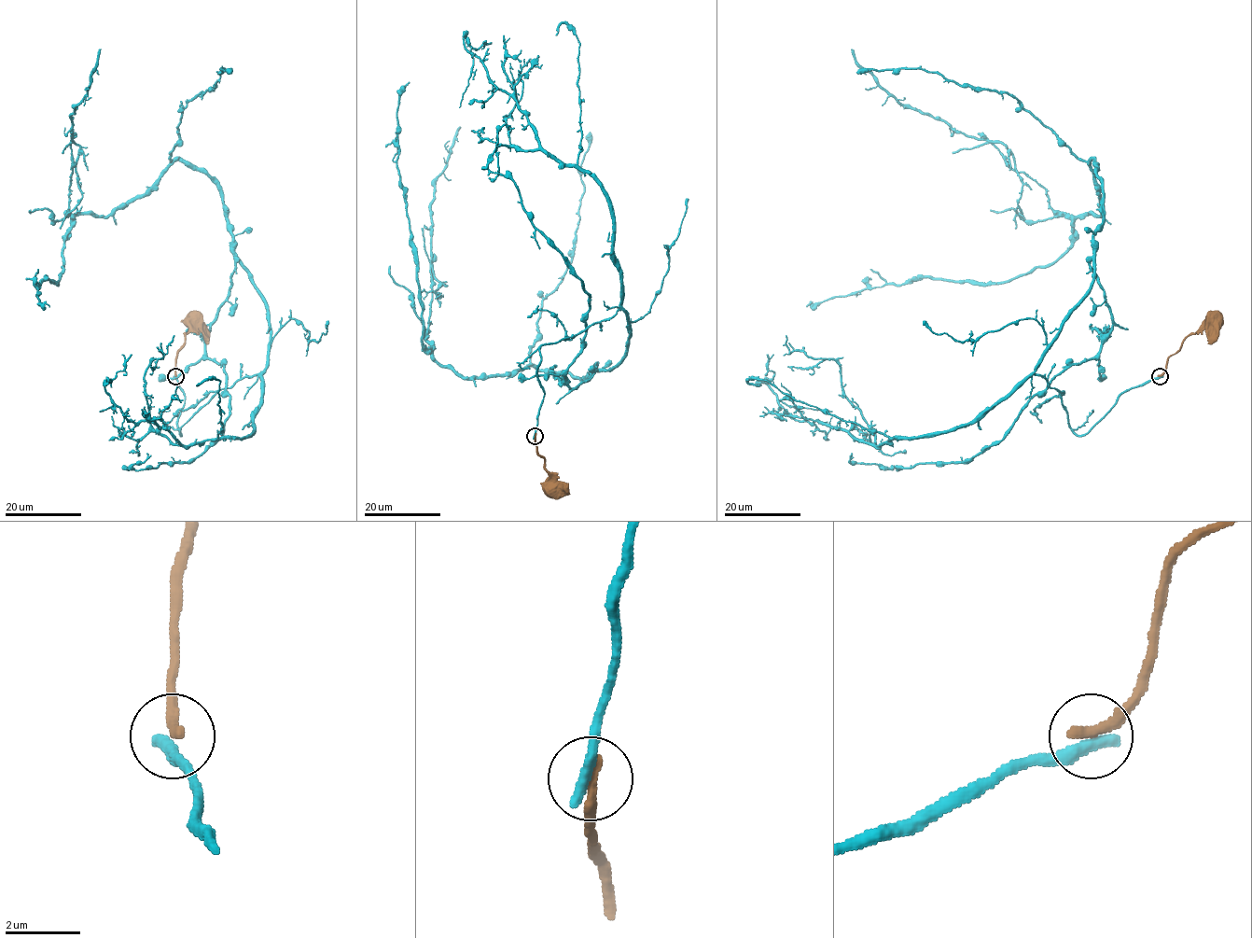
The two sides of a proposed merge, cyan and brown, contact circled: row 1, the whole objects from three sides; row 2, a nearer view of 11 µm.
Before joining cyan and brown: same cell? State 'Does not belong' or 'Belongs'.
Does not belong

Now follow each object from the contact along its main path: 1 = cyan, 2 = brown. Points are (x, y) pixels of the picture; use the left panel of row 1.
1: (174, 376), (181, 435), (270, 342), (204, 173), (178, 159), (73, 216), (49, 306)
2: (174, 375), (176, 353), (186, 334), (198, 320), (195, 321)

